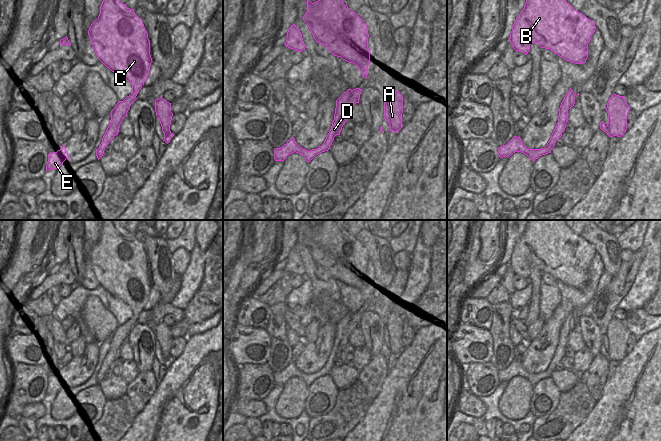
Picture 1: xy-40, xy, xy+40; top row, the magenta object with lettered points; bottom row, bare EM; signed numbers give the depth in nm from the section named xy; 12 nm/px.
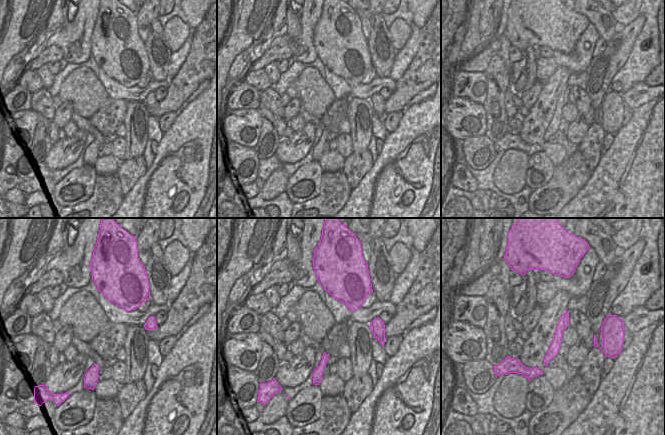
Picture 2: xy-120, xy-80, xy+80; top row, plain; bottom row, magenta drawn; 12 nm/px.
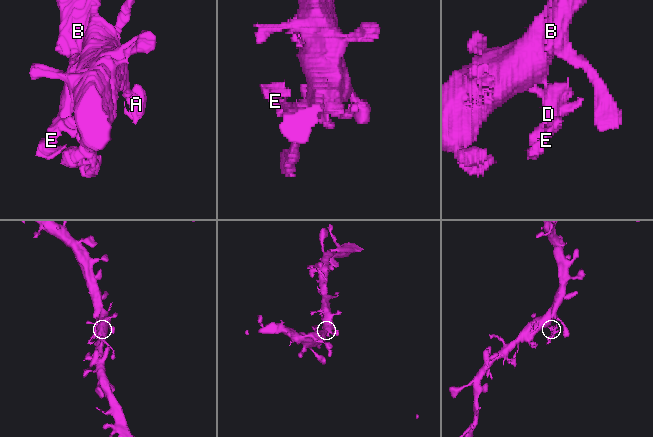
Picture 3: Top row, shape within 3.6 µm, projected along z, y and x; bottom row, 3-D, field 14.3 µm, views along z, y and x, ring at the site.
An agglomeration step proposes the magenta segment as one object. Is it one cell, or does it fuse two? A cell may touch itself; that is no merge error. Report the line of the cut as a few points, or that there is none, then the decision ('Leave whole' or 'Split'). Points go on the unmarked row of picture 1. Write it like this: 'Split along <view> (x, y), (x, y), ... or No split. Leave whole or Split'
No split. Leave whole.

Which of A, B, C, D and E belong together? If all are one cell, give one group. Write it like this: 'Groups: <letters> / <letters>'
Groups: A B C D E.

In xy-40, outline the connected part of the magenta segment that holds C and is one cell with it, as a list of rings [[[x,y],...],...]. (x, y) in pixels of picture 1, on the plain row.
[[[103,220],[98,242],[91,248],[88,259],[99,284],[112,296],[125,302],[132,309],[132,317],[123,325],[118,325],[111,335],[110,348],[96,373],[98,384],[104,380],[104,374],[110,365],[119,357],[119,350],[127,340],[131,328],[137,323],[139,314],[147,304],[152,285],[150,279],[150,265],[142,244],[133,233],[127,231],[119,224],[119,220]]]

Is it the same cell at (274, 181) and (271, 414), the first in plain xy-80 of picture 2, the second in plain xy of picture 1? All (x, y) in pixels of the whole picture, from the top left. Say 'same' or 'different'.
different

